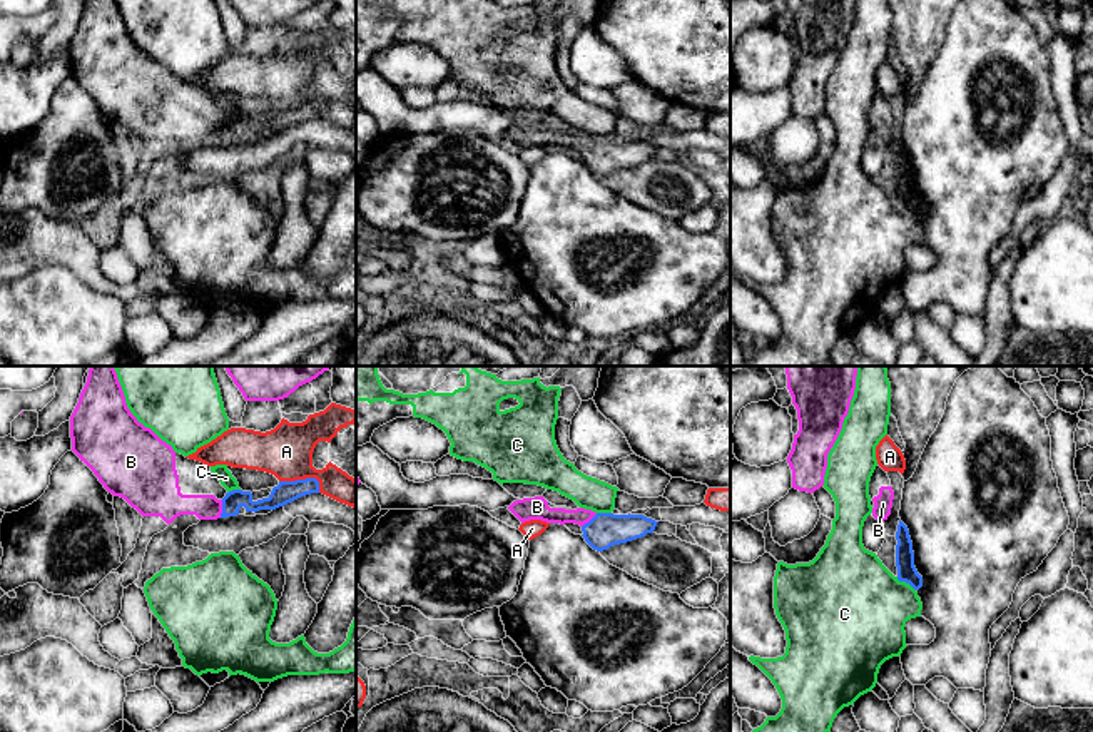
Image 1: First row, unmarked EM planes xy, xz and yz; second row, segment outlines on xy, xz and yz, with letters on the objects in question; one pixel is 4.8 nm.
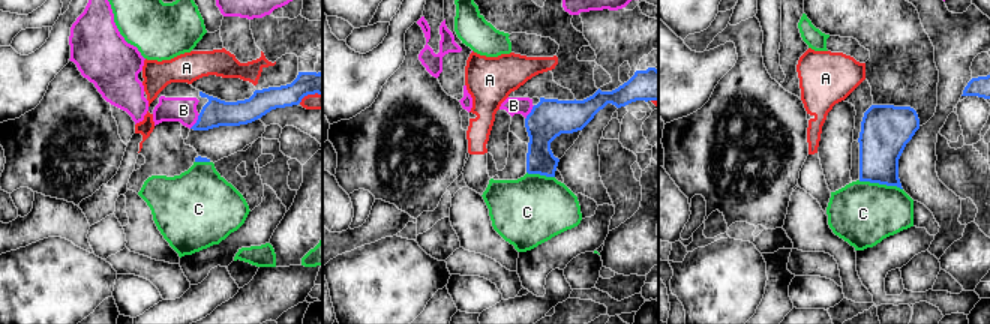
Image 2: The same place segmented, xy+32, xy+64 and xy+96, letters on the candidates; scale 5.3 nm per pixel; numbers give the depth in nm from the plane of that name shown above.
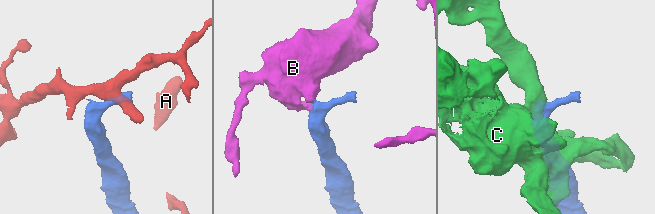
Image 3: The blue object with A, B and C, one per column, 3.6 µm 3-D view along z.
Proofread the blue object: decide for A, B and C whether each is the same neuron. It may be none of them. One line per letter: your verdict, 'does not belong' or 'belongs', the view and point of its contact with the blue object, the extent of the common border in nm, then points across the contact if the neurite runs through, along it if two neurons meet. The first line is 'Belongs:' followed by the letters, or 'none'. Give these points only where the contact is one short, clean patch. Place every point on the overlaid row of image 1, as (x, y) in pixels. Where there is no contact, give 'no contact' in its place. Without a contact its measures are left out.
Belongs: B
A: does not belong; meets blue in xy at (305, 480); contact 200 nm long; border along xy (279, 480), (315, 478), (320, 492)
B: belongs; meets blue in xy at (223, 508); contact 90 nm long; runs through xy (236, 498), (223, 508), (171, 503)
C: does not belong; meets blue in yz at (906, 582); contact 120 nm long

